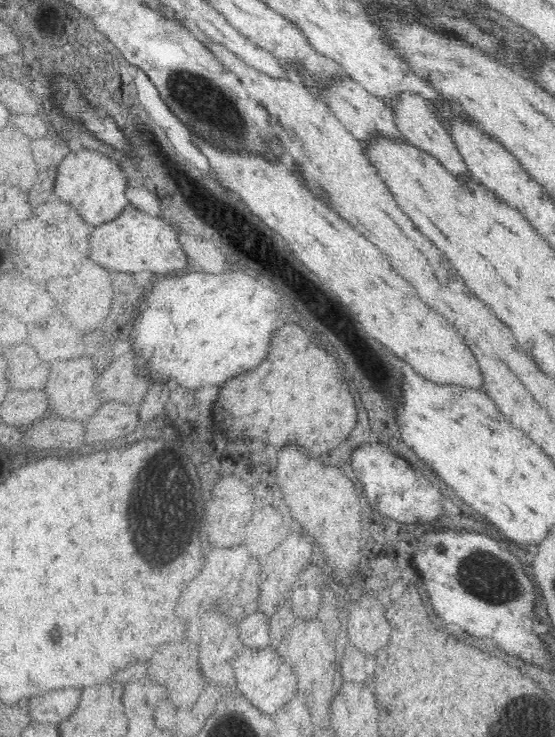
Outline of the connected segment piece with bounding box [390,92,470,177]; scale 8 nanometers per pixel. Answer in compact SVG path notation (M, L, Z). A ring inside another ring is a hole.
M403 92L391 100L390 109L394 113L394 122L397 129L408 142L438 159L452 175L468 175L470 177L466 163L462 160L462 155L453 143L449 130L446 125L440 122L434 105L428 99L424 99L424 97L420 97L418 94Z

